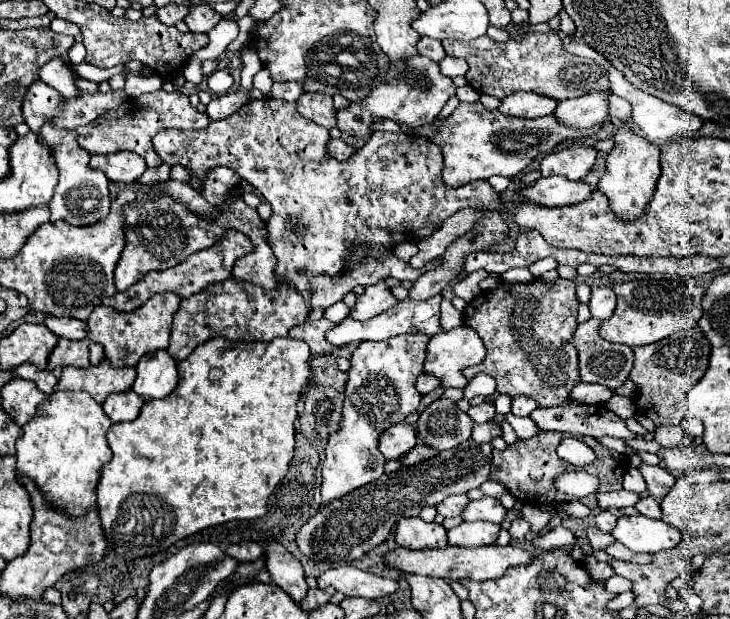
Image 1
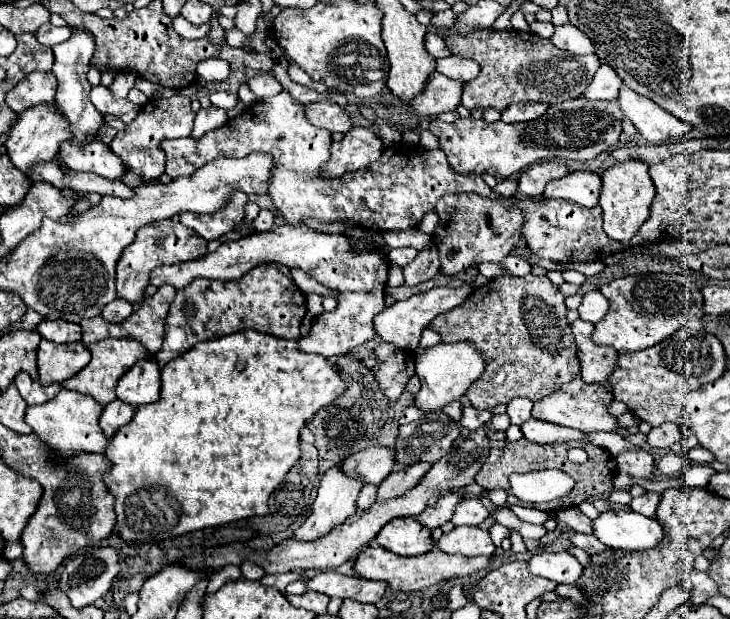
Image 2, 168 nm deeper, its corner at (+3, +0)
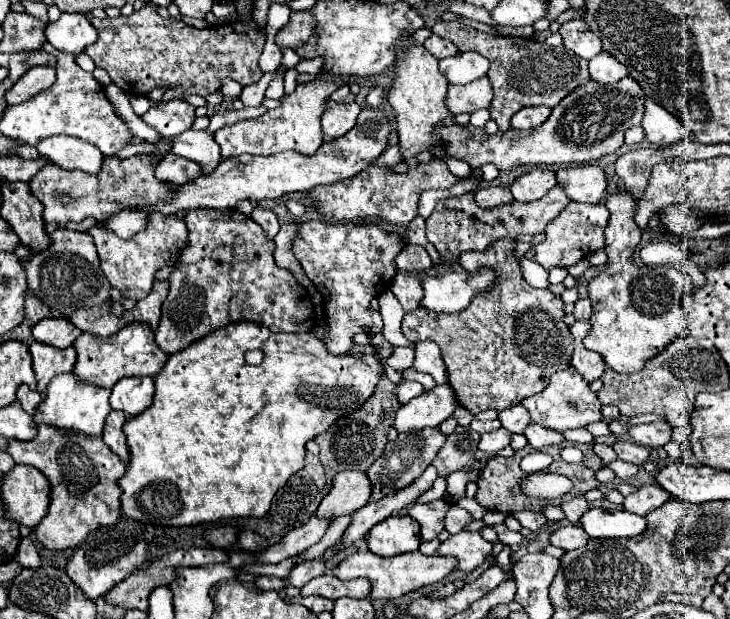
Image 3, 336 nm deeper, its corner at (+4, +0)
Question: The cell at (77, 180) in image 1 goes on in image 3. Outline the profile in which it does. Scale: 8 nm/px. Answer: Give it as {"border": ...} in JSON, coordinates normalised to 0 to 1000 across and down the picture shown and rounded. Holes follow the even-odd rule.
{"border":[[[85,21],[79,34],[71,34],[63,40],[63,63],[79,76],[82,82],[90,82],[90,86],[99,86],[99,89],[107,89],[115,82],[118,73],[126,73],[132,66],[132,47],[126,44],[123,37],[123,27],[118,21]]]}

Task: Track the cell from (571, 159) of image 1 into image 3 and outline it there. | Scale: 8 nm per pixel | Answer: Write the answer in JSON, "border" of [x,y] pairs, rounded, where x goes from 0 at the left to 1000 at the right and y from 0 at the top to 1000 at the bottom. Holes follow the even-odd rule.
{"border":[[[729,273],[726,279],[710,286],[699,309],[704,315],[704,325],[712,328],[726,328],[726,325],[737,325],[742,321],[742,315],[748,309],[753,309],[762,299],[762,286],[759,276],[753,273]]]}

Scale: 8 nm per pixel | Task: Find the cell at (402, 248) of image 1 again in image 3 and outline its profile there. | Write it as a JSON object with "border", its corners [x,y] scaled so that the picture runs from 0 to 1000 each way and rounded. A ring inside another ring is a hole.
{"border":[[[556,396],[551,409],[542,415],[542,428],[548,438],[586,438],[592,435],[592,418],[586,405],[575,396]]]}

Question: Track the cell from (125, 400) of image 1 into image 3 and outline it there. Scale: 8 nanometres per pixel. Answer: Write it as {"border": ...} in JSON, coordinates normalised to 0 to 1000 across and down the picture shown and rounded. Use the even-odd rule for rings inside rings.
{"border":[[[153,664],[145,677],[145,687],[142,687],[142,700],[140,700],[140,709],[142,716],[170,745],[175,748],[175,738],[178,738],[178,725],[173,719],[173,709],[170,709],[170,700],[167,700],[167,687],[173,683],[173,670],[167,664]]]}

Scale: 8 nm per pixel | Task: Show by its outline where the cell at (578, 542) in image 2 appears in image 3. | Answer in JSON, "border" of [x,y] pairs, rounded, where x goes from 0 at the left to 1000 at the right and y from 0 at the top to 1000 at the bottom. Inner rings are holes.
{"border":[[[778,848],[778,851],[767,851],[762,855],[756,864],[753,864],[753,877],[759,884],[767,884],[773,890],[781,890],[781,887],[789,887],[789,884],[797,884],[803,880],[805,874],[805,864],[797,851],[792,848]]]}

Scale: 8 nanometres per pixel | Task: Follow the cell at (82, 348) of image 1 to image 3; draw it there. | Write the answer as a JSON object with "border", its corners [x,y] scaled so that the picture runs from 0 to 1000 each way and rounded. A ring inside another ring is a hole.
{"border":[[[47,551],[47,554],[41,554],[41,574],[44,574],[49,616],[52,616],[52,625],[49,625],[52,635],[58,635],[63,628],[63,622],[68,619],[68,612],[74,606],[96,603],[104,586],[101,561],[79,564],[79,561],[68,561],[63,554]]]}

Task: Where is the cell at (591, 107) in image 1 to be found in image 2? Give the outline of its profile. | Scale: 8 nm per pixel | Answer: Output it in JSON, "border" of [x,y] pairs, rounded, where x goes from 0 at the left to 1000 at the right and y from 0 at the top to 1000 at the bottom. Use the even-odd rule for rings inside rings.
{"border":[[[823,105],[810,131],[810,137],[804,141],[804,147],[799,150],[799,157],[804,157],[807,163],[840,163],[848,150],[848,141],[853,137],[853,131],[845,124],[845,118],[834,108],[834,105]]]}

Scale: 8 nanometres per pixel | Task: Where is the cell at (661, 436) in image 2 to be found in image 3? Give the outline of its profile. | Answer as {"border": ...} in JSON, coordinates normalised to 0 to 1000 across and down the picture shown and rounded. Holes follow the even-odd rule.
{"border":[[[882,683],[863,687],[860,703],[868,716],[882,722],[910,722],[921,709],[921,690],[915,683]]]}

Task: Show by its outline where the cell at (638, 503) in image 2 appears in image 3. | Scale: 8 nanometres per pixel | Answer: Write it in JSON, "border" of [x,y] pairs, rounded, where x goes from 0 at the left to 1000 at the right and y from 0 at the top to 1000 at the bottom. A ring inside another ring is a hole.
{"border":[[[879,784],[866,800],[858,803],[855,822],[863,826],[863,829],[871,829],[871,832],[885,832],[888,826],[910,816],[915,806],[918,806],[918,796],[912,796],[907,787]]]}

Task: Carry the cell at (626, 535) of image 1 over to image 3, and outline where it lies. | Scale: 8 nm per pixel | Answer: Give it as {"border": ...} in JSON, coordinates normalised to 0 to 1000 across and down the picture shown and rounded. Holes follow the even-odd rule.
{"border":[[[805,822],[795,835],[795,851],[808,868],[871,868],[885,855],[885,838],[863,829],[863,826],[827,826],[827,822]]]}

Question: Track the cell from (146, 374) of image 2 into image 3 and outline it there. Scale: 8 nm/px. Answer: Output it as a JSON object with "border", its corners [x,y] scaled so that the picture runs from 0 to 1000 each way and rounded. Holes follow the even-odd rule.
{"border":[[[170,609],[162,616],[151,638],[151,654],[159,664],[170,664],[184,674],[208,654],[211,612],[208,609]]]}

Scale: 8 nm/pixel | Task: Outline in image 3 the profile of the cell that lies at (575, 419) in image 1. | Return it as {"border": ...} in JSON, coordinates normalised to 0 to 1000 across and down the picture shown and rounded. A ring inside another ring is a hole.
{"border":[[[786,593],[759,603],[745,632],[715,645],[712,654],[718,654],[723,661],[729,683],[737,683],[737,687],[742,687],[748,693],[759,693],[759,696],[792,693],[792,690],[803,690],[805,683],[825,680],[825,667],[822,667],[825,654],[822,654],[816,635],[805,625],[805,619],[795,609],[795,603]]]}

